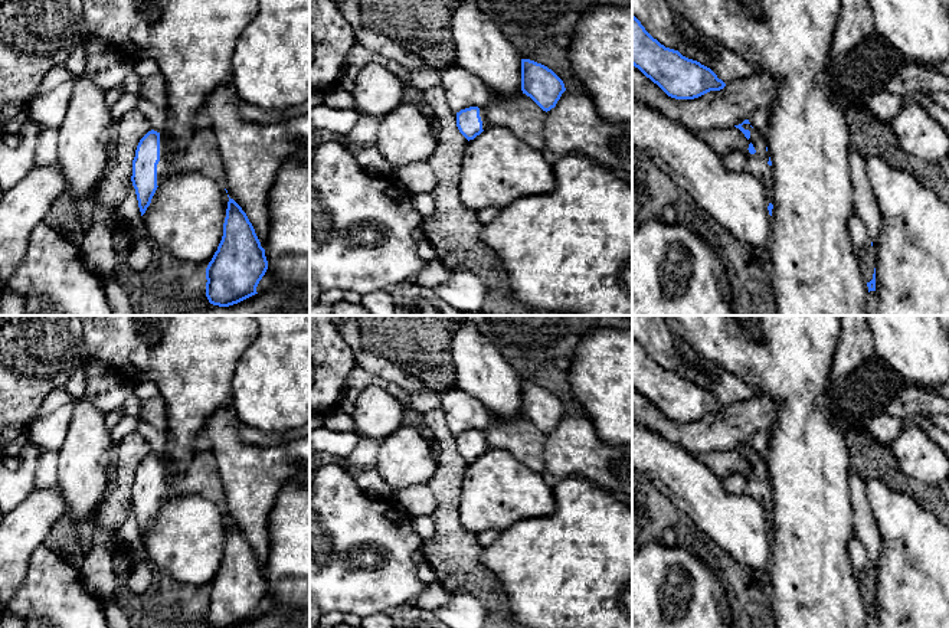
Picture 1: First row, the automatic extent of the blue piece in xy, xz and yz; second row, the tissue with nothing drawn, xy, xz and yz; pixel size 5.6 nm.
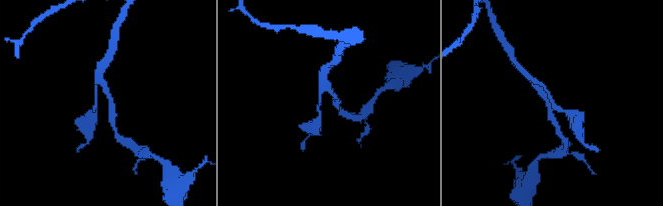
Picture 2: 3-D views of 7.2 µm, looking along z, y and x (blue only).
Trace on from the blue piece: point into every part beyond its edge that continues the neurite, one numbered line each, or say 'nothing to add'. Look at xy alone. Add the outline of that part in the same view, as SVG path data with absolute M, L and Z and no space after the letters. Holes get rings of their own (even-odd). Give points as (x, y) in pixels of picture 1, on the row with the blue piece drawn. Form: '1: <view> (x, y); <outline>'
1: xy (163, 167); M160 134L160 161L157 164L157 186L173 171L171 164L167 160L167 143Z

